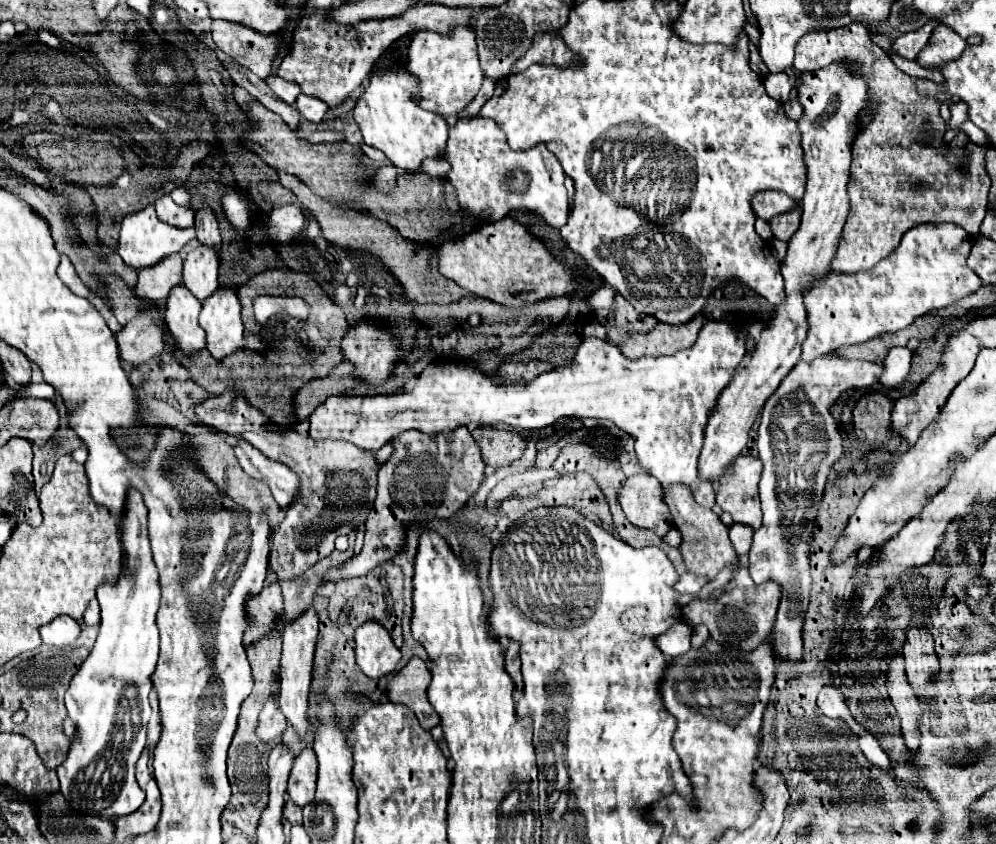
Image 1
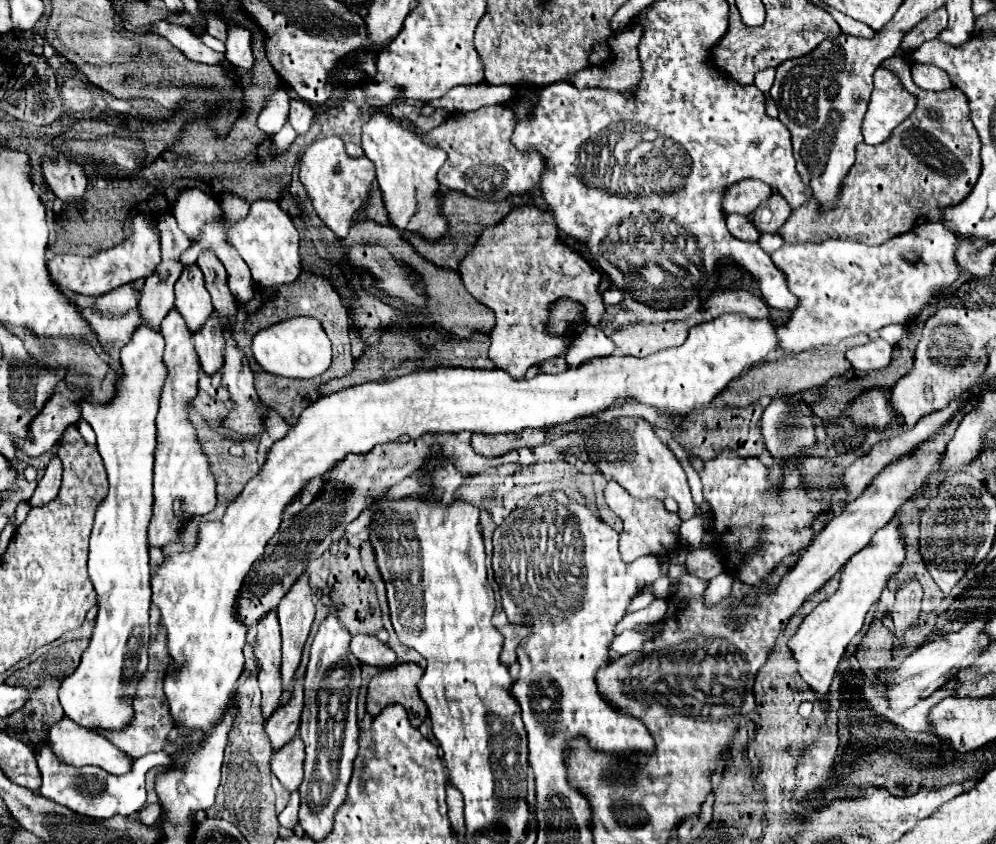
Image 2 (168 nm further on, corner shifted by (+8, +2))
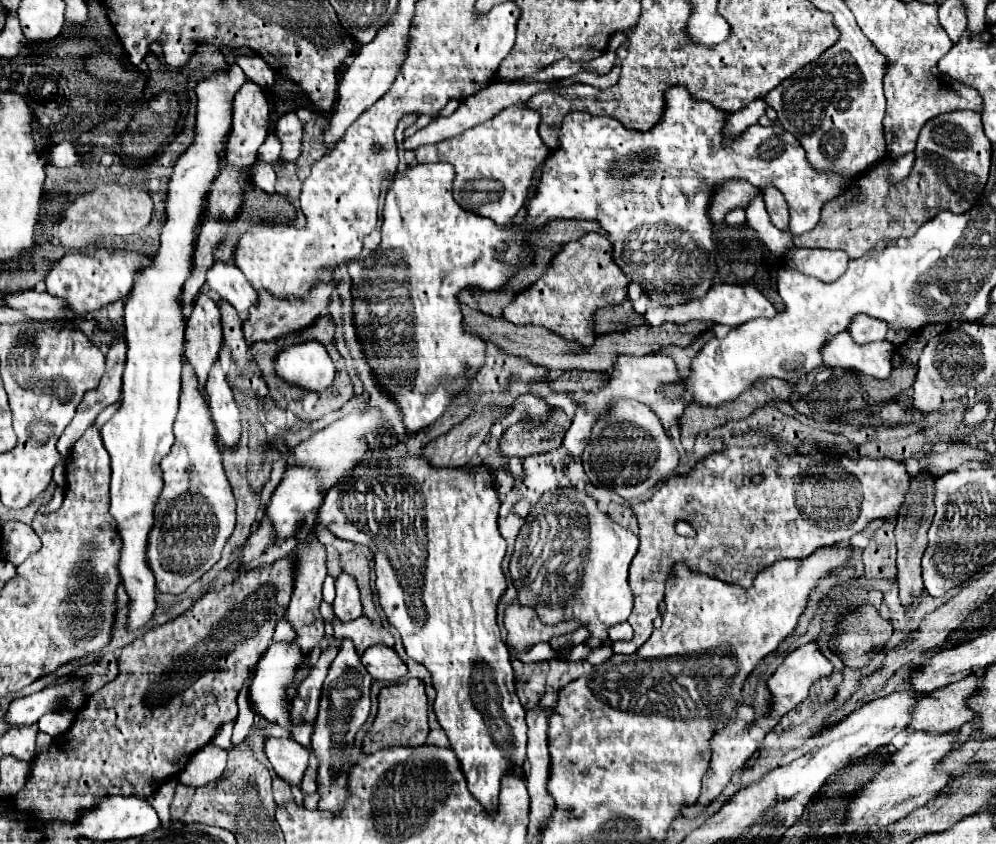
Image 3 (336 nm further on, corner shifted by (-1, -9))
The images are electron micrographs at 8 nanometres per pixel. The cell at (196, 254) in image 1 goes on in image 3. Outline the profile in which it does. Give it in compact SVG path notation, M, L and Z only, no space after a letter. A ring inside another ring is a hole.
M199 292L185 328L185 356L193 364L201 390L221 348L221 316L217 304Z

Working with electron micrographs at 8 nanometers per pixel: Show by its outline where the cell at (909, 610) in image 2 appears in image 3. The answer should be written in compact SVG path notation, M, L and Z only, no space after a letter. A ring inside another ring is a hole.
M920 477L913 482L909 496L905 498L903 510L897 516L897 526L895 526L895 536L897 536L897 548L899 548L899 556L897 556L897 582L899 582L899 598L903 602L905 608L911 608L913 598L917 598L925 586L923 586L923 574L921 574L921 556L927 548L927 528L931 524L931 518L935 514L933 508L934 486L932 477Z

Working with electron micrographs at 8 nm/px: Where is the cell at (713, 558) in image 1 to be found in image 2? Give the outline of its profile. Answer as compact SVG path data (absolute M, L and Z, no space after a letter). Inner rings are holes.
M618 417L616 421L610 421L608 425L594 425L588 429L586 437L586 453L590 461L598 467L604 477L620 483L632 497L646 499L666 499L672 497L680 505L678 517L682 521L688 521L696 513L696 505L690 495L690 487L686 481L686 473L680 467L674 453L664 445L656 433L654 427L642 419L642 417Z

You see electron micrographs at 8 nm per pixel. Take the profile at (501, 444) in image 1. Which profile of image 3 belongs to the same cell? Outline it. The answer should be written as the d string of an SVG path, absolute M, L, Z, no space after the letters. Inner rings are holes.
M559 408L549 418L549 424L545 424L545 428L537 428L537 432L521 432L517 424L509 426L499 440L499 448L505 456L521 456L521 458L539 452L549 452L561 446L569 424L571 418Z

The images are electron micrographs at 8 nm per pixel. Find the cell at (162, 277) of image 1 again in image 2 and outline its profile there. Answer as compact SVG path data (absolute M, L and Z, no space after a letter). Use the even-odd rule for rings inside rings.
M124 285L120 289L114 289L106 295L100 295L94 299L94 307L100 311L100 313L112 313L112 315L124 315L132 309L138 307L138 293L130 287L130 285Z

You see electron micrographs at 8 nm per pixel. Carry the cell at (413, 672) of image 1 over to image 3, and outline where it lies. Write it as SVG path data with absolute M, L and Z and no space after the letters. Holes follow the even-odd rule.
M419 678L385 686L379 692L379 712L369 730L369 738L385 736L391 744L425 744L429 734L427 726L427 694L425 684Z

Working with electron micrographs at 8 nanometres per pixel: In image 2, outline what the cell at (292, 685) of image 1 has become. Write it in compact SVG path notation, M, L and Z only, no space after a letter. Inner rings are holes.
M308 571L296 579L276 613L282 631L282 683L288 685L300 665L300 655L314 621L314 595Z

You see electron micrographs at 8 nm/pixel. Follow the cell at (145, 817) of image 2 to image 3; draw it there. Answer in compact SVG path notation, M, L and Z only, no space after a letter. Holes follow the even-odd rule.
M175 780L164 782L147 800L157 811L159 820L161 820L161 828L169 828L170 808L177 784Z

